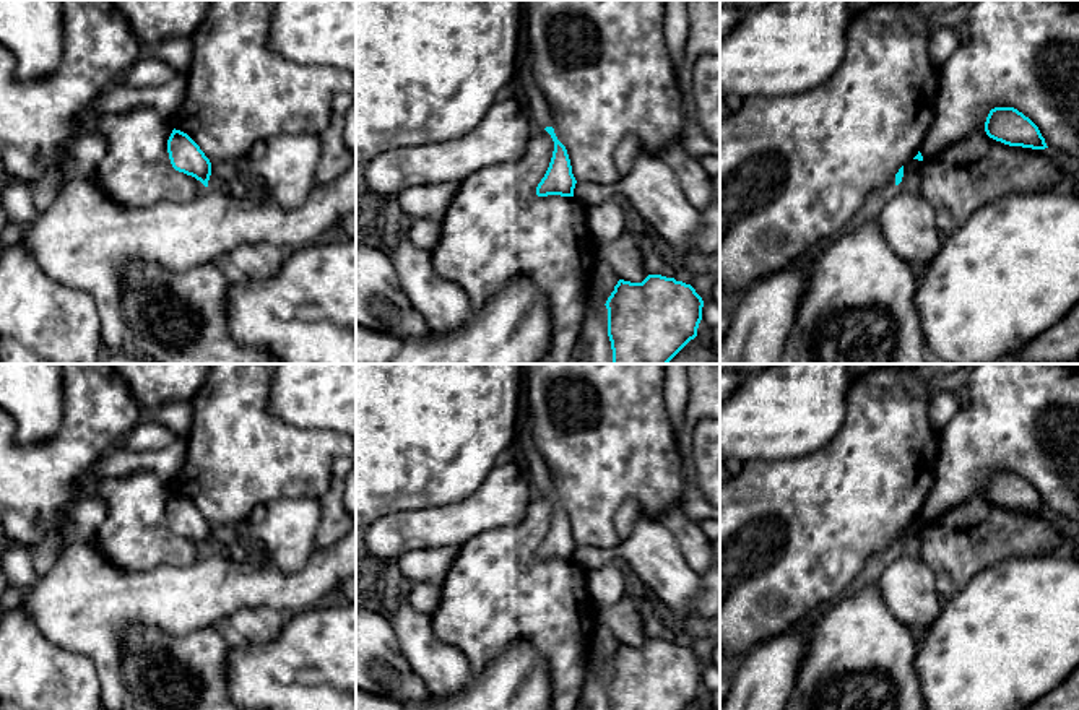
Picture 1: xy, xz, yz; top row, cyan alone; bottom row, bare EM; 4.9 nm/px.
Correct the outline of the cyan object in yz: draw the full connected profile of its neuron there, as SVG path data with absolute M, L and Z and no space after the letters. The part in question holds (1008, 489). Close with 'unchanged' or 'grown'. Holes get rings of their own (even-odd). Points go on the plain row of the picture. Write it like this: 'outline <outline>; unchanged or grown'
outline M1014 471L991 473L985 486L985 496L990 502L1009 510L1048 512L1038 491Z; unchanged

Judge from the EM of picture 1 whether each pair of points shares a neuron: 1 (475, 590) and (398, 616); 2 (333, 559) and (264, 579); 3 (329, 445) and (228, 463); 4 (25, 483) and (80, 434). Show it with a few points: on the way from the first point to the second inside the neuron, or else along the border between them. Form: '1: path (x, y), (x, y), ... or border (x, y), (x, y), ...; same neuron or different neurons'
1: border (429, 614), (433, 634), (452, 645); different neurons
2: path (316, 577), (311, 582), (281, 582); same neuron
3: path (304, 457), (298, 462), (252, 462); same neuron
4: path (38, 476), (67, 447); same neuron

